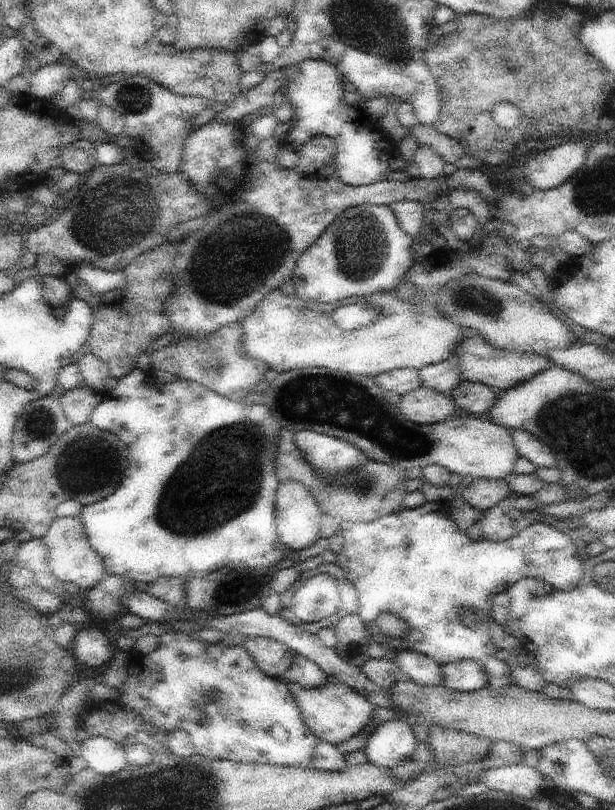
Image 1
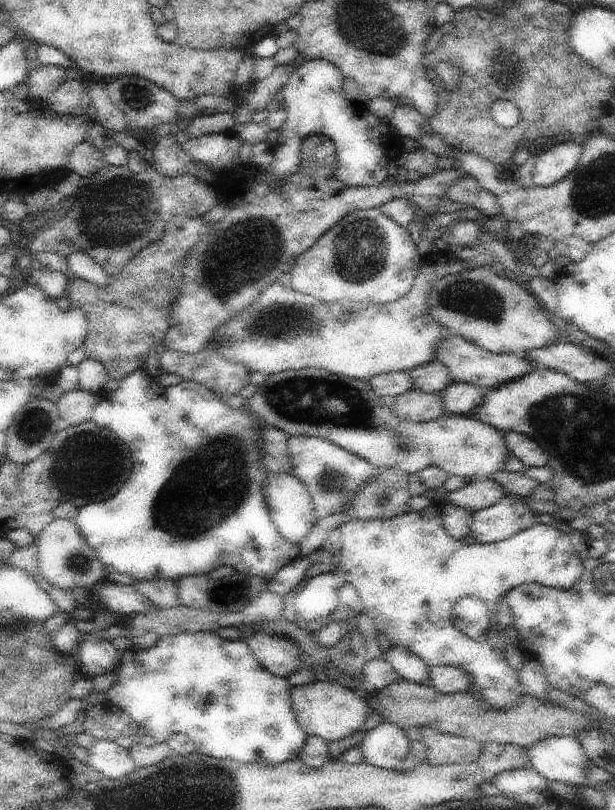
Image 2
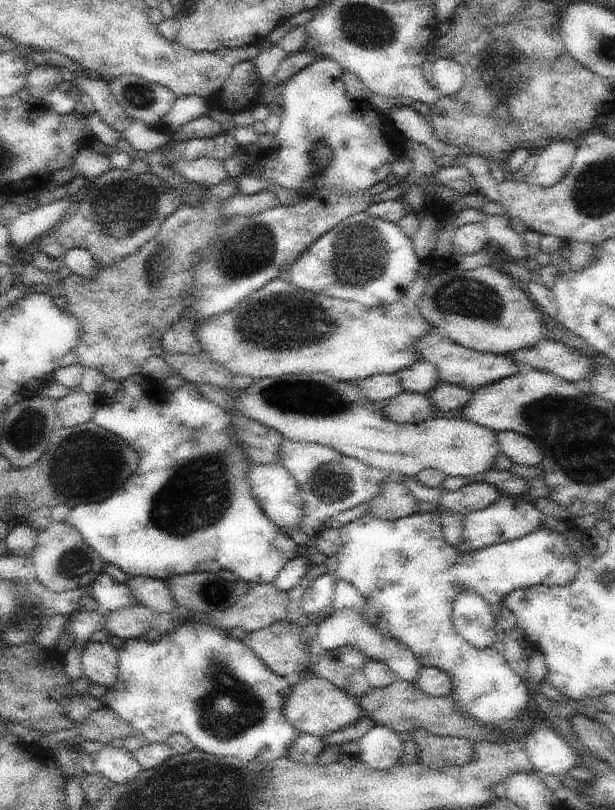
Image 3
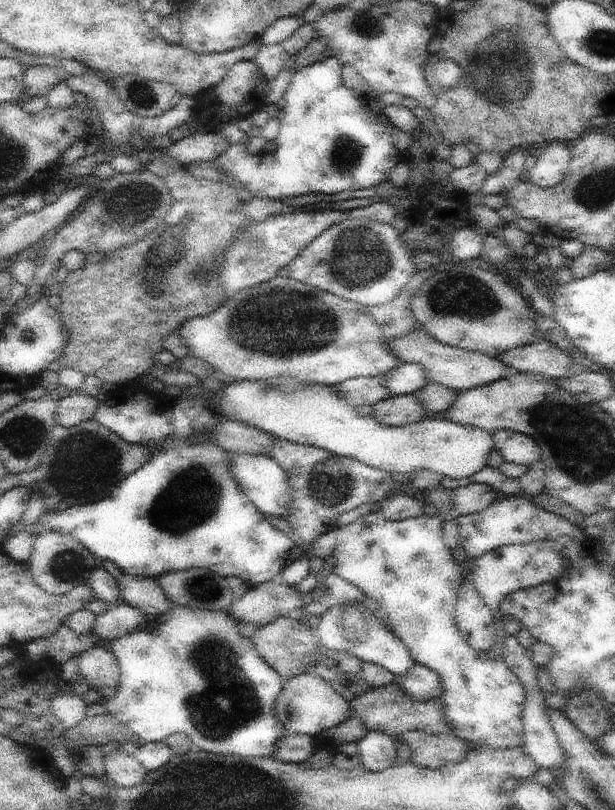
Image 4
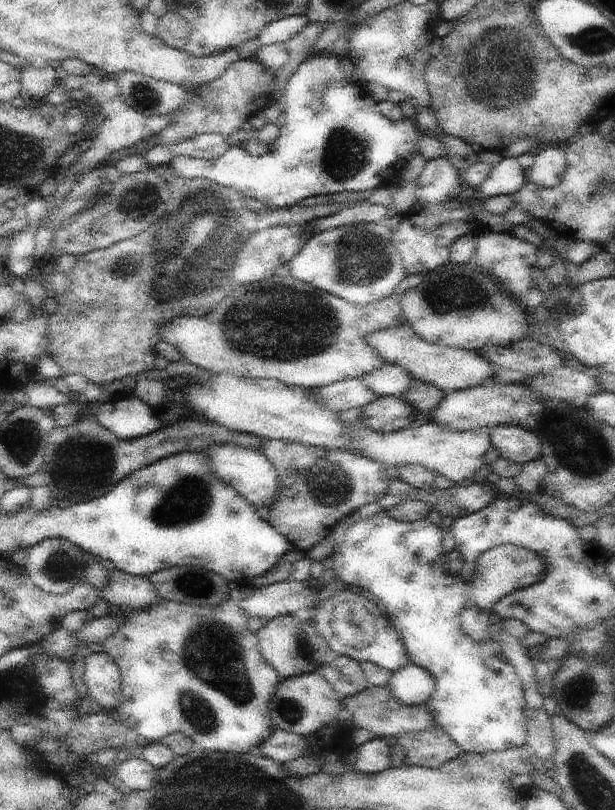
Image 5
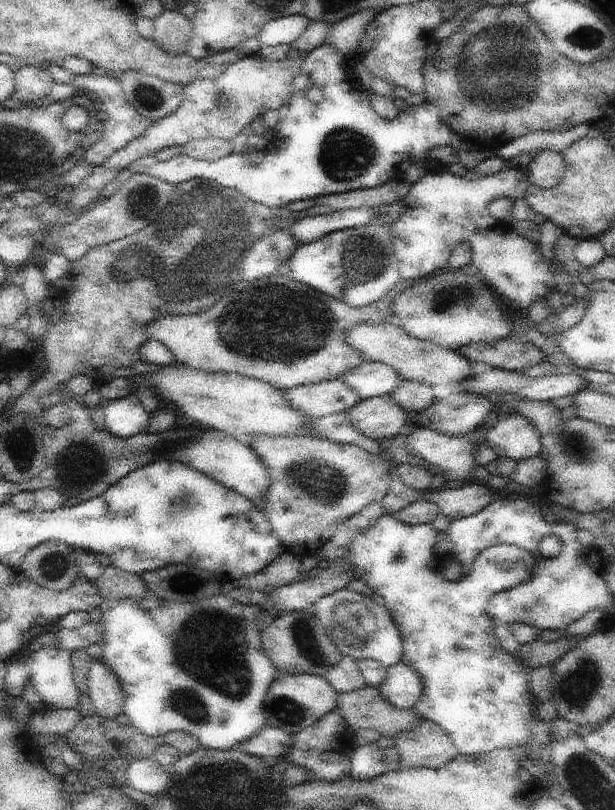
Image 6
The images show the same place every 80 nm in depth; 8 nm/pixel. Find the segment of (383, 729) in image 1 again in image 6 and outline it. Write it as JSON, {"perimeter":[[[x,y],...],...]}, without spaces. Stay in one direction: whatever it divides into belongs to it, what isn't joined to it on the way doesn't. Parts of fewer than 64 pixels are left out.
{"perimeter":[[[375,743],[359,745],[351,758],[350,776],[358,780],[373,779],[387,770],[385,749]]]}

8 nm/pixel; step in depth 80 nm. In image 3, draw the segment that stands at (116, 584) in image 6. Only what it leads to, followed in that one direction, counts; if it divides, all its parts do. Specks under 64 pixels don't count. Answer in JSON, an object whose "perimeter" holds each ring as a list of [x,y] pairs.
{"perimeter":[[[146,576],[128,577],[125,582],[136,602],[159,613],[171,613],[177,607],[165,580]]]}

